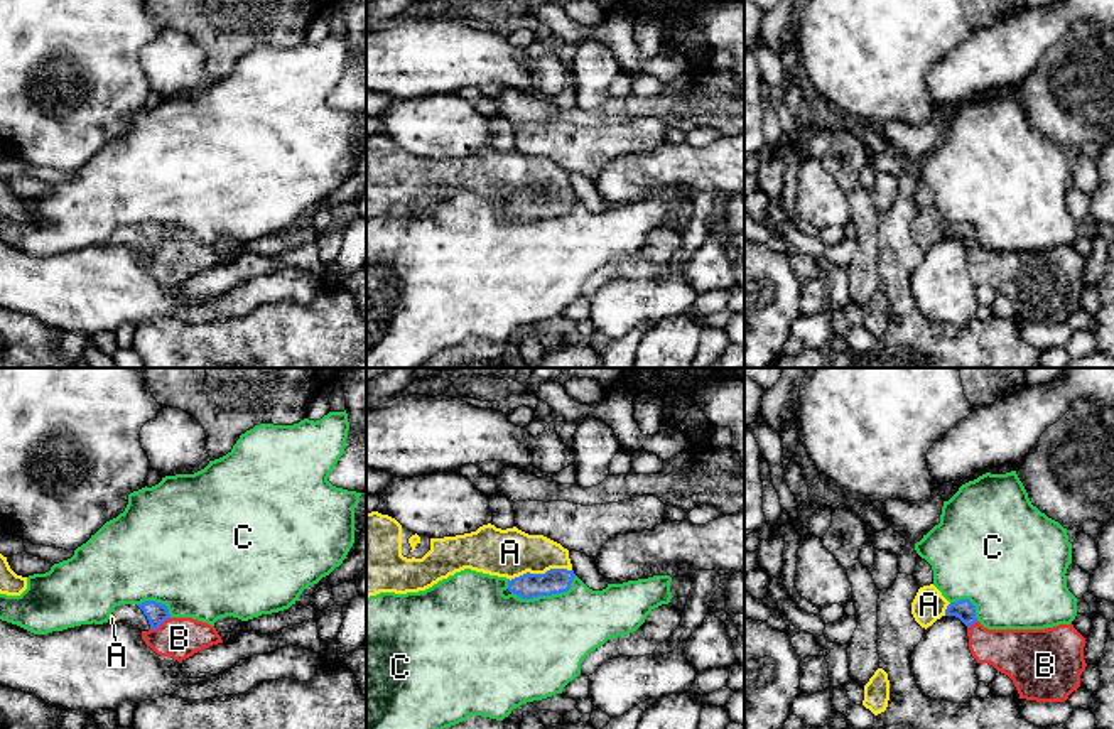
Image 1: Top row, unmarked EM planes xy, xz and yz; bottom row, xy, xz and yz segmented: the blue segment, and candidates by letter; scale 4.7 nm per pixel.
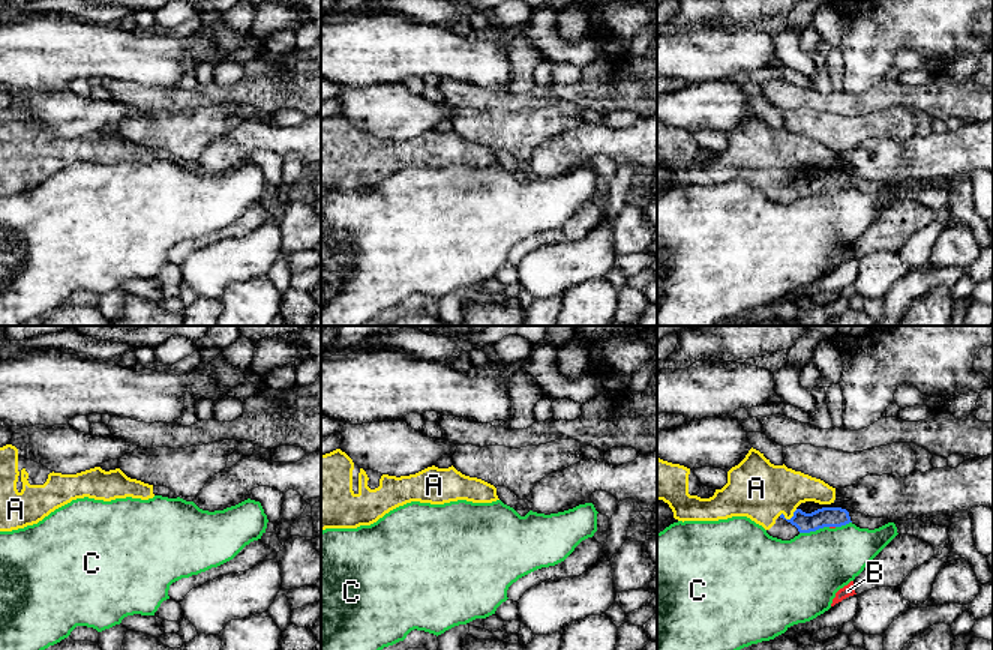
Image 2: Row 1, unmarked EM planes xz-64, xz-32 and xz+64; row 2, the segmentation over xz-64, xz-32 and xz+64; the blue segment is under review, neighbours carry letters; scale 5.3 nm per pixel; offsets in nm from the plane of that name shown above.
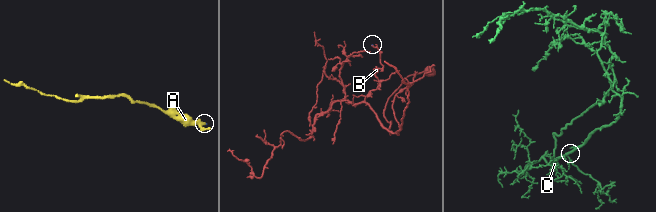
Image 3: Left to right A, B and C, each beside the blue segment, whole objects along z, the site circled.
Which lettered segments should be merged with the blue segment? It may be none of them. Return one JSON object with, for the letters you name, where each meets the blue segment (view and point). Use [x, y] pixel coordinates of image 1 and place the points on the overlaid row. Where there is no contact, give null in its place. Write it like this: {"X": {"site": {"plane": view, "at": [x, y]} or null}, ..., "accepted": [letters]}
{"A": {"site": {"plane": "xz", "at": [540, 574]}}, "B": {"site": {"plane": "xy", "at": [159, 625]}}, "accepted": ["A", "B"]}

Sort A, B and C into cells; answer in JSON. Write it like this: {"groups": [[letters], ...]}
{"groups": [["A", "B"], ["C"]]}

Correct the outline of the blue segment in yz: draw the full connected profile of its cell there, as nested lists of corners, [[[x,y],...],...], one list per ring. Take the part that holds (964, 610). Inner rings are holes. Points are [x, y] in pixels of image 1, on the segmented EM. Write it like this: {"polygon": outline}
{"polygon": [[[933,586],[918,589],[911,614],[922,628],[932,626],[942,616],[955,616],[967,626],[969,650],[977,663],[989,663],[1008,675],[1019,699],[1036,702],[1065,702],[1080,687],[1080,675],[1087,663],[1084,660],[1085,638],[1073,624],[1058,624],[1045,629],[987,629],[976,618],[976,606],[969,599],[949,602]]]}

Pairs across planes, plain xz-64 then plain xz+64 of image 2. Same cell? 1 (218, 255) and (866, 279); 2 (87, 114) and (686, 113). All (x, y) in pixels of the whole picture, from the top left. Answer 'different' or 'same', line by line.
1: same
2: same

